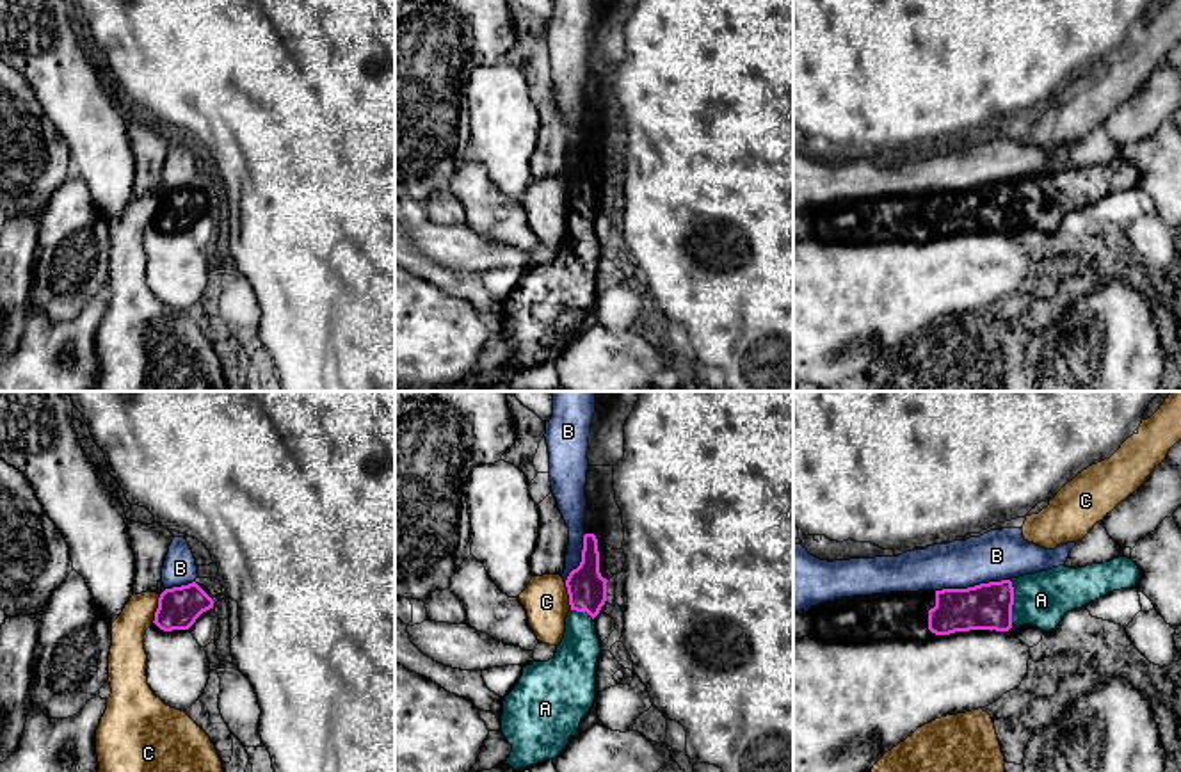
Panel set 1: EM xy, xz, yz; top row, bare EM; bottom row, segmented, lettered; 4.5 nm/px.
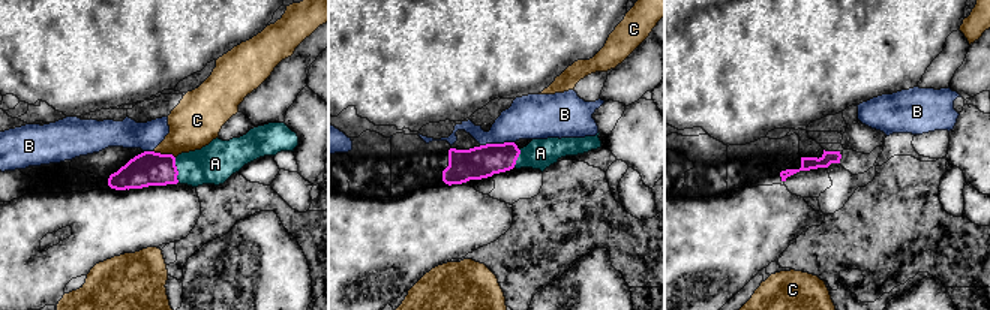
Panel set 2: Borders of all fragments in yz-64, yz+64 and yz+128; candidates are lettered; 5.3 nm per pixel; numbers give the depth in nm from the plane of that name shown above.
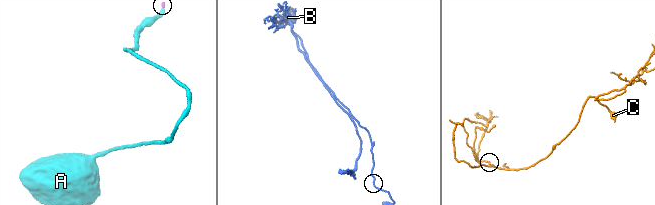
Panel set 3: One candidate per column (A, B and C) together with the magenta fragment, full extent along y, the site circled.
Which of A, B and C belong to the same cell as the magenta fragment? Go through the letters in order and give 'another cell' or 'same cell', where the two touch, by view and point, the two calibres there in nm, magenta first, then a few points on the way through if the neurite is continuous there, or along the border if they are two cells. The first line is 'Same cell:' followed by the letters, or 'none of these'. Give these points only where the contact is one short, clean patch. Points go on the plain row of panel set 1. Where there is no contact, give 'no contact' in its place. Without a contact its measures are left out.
Same cell: A
A: same cell | yz (1012, 203) | 200/240 nm | across yz (988, 207), (1012, 203), (1041, 201)
B: another cell | yz (972, 189) | 200/220 nm | along yz (1009, 180), (934, 192)
C: another cell | xy (157, 210) | 190/160 nm | along xy (160, 196), (152, 223)

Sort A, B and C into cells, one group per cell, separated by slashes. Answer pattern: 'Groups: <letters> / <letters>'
Groups: A / B / C

